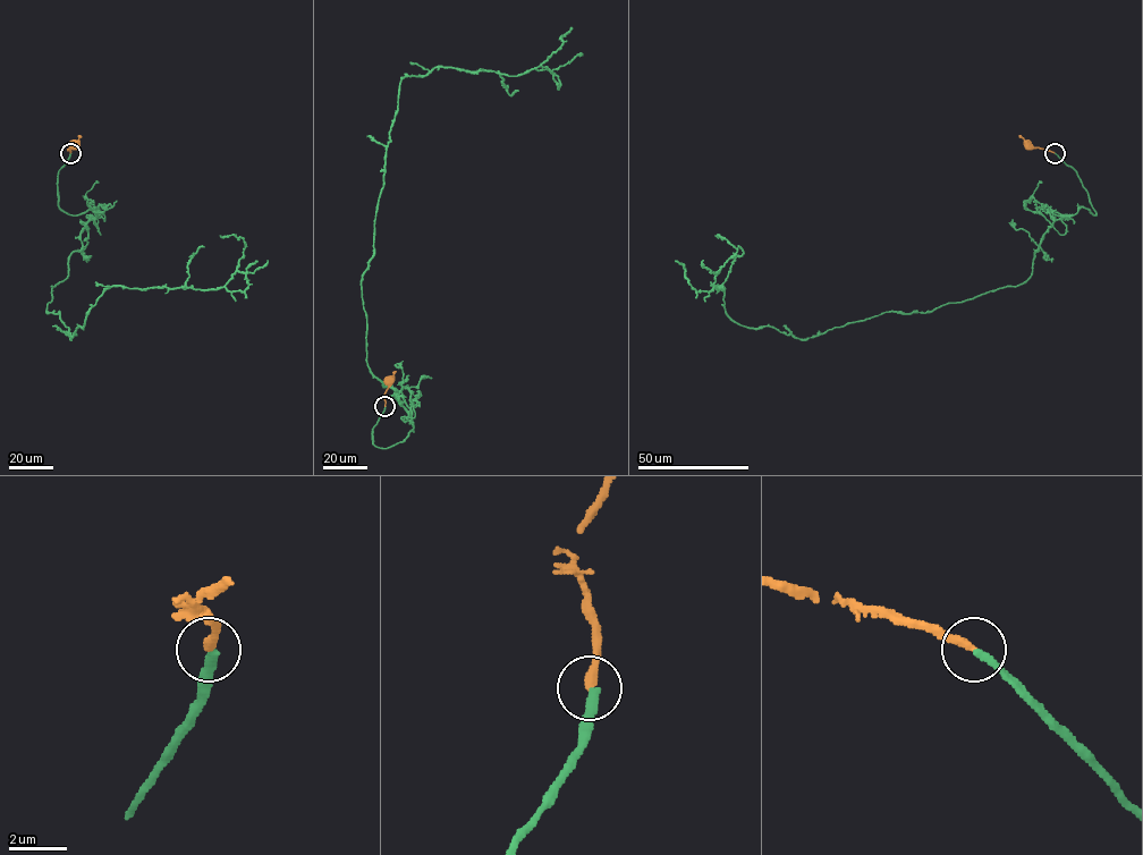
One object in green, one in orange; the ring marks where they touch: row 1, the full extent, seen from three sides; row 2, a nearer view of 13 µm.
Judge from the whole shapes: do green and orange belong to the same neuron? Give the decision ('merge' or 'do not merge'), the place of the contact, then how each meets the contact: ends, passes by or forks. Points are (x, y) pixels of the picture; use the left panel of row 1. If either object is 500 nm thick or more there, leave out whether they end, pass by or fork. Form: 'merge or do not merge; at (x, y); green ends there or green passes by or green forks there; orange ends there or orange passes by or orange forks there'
do not merge; at (70, 153); green ends there; orange ends there

